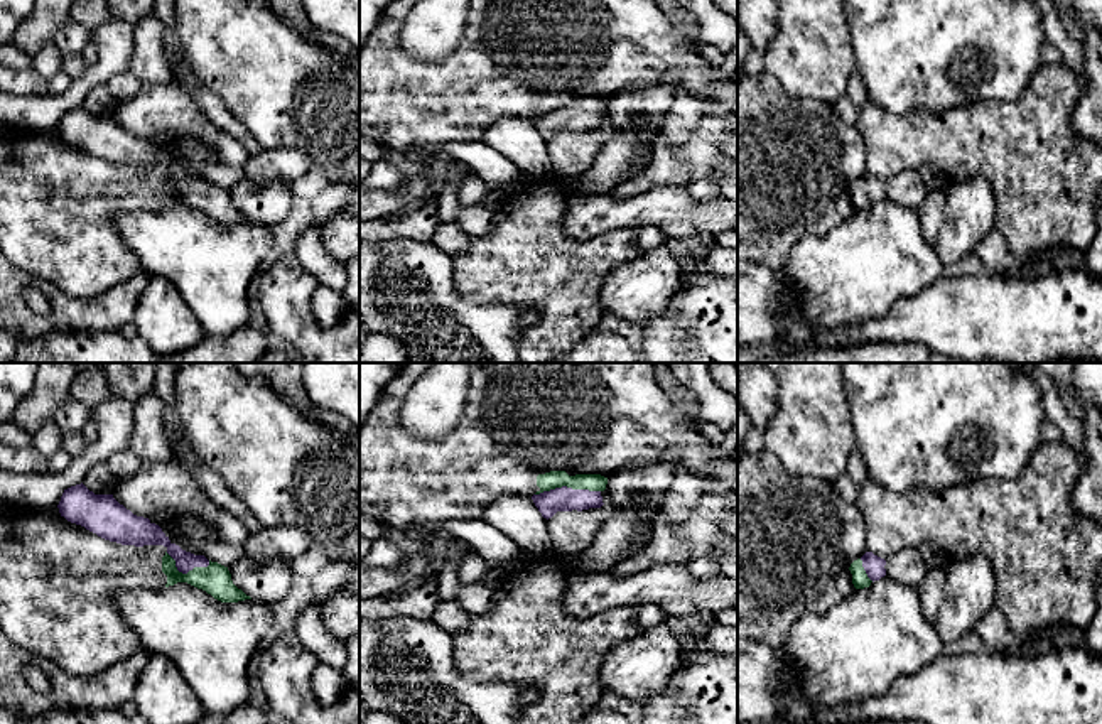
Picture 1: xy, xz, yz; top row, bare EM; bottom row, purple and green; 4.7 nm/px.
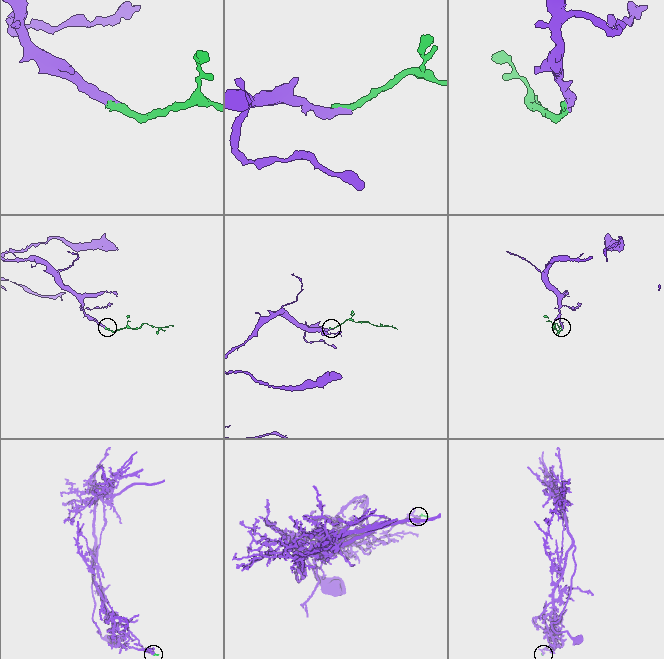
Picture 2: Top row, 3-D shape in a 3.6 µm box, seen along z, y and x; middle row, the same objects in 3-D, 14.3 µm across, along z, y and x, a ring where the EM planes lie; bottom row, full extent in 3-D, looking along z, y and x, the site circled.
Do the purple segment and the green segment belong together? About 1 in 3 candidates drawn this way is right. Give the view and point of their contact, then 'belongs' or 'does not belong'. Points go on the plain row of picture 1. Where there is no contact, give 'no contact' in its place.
contact xz (567, 110); belongs

